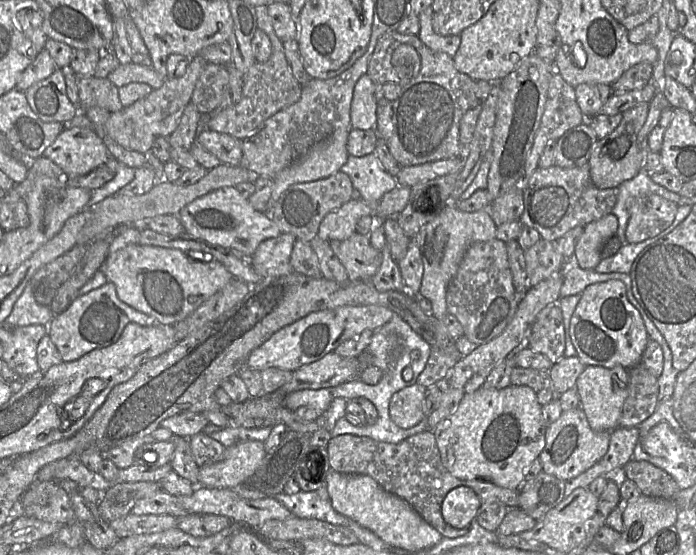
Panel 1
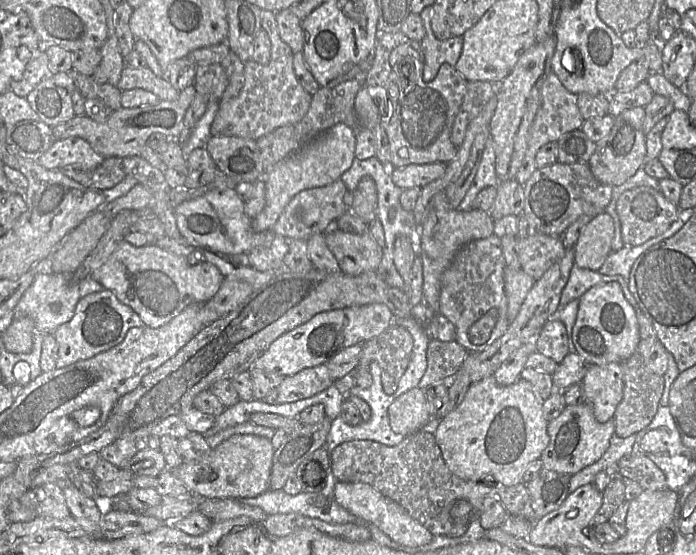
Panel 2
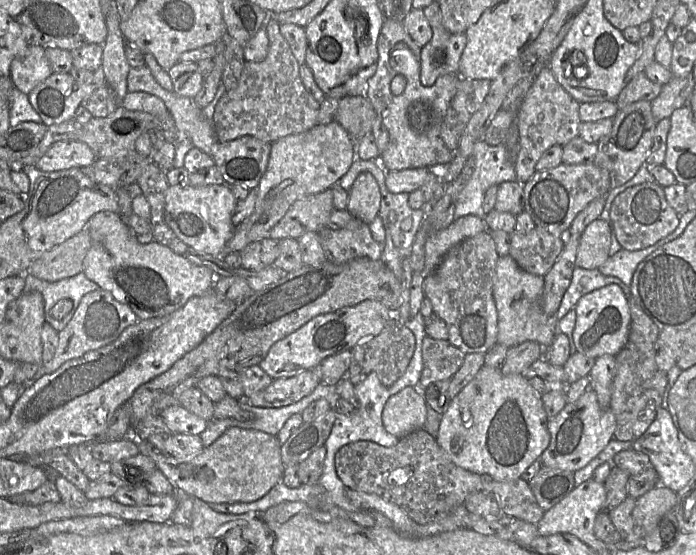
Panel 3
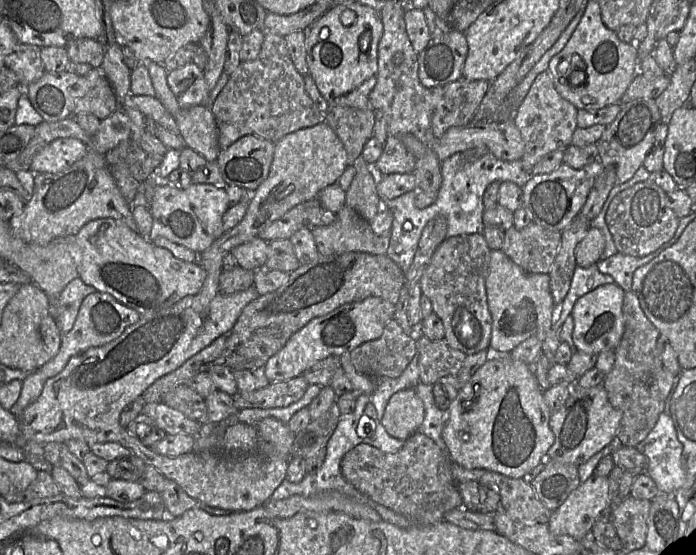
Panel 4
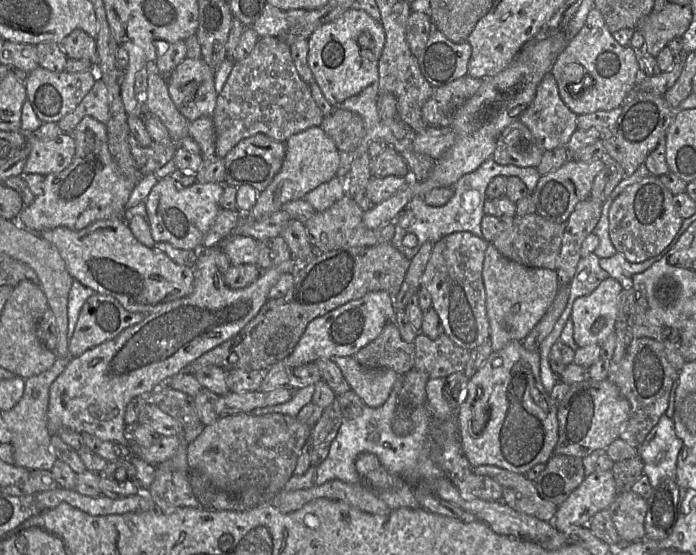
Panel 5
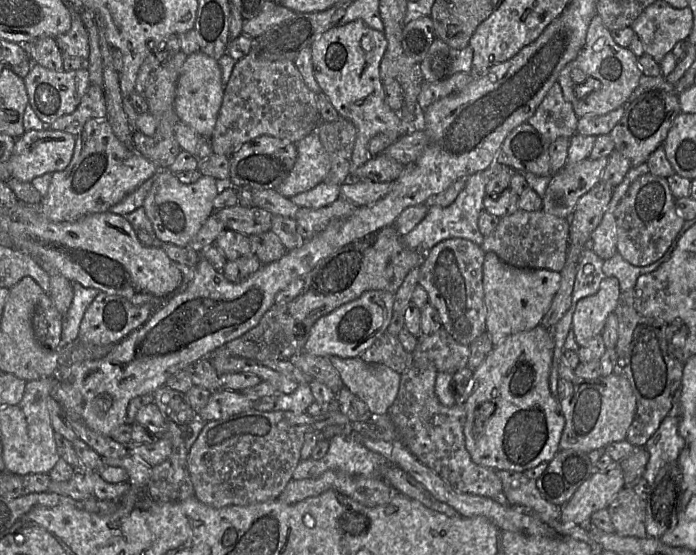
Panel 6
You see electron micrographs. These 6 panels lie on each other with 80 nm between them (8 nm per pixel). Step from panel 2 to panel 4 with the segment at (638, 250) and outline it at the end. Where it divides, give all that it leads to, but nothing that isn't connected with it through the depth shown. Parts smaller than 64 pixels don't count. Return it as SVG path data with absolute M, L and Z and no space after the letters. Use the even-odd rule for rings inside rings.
M658 249L643 257L635 257L617 252L604 260L600 259L596 264L601 273L610 275L615 280L614 283L627 292L632 289L635 270L649 263L659 254L660 250Z

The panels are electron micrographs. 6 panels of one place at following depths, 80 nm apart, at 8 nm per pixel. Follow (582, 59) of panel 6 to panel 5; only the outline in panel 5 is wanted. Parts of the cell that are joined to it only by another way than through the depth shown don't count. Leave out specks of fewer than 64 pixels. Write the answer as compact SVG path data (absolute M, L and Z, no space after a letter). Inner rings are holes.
M594 7L589 11L584 26L569 40L557 57L550 73L557 82L561 100L577 116L596 111L609 111L622 107L626 98L635 90L635 85L641 77L639 55L640 53L630 45L622 46L614 39L600 11ZM570 63L582 65L593 79L593 84L585 88L581 94L572 95L569 84L565 83L564 67Z

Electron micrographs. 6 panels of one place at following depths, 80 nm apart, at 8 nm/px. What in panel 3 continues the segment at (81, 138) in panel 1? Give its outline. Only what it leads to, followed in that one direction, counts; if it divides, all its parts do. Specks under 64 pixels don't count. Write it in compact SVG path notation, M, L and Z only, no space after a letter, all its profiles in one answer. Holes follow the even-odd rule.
M63 140L55 142L35 166L41 171L53 172L86 167L96 160L96 155L86 143Z

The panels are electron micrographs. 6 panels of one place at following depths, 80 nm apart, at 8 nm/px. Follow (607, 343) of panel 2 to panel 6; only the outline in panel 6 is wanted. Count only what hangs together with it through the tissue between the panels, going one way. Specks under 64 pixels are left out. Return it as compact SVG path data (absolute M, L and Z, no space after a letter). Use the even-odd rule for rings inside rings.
M606 276L596 294L577 302L571 329L580 347L602 333L608 315L614 312L617 306L620 292L618 280Z

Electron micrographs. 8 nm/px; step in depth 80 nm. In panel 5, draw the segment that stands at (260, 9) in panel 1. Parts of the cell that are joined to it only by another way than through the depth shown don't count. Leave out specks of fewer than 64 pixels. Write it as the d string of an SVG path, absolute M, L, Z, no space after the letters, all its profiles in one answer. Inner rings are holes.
M265 36L258 39L246 58L234 63L218 94L212 118L216 134L215 154L224 158L245 138L265 134L285 143L294 134L320 126L324 116L309 84L298 74L289 46L276 37Z

